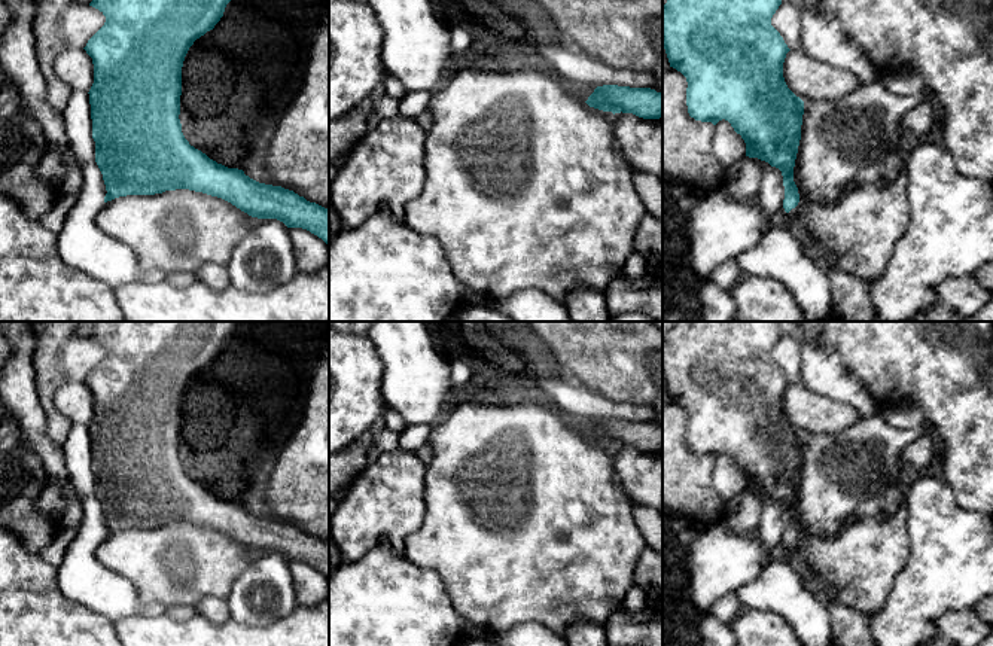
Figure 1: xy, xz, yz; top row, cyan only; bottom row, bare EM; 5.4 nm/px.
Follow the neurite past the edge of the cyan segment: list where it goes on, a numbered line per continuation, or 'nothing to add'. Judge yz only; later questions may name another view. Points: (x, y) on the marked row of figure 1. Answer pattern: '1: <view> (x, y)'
1: yz (813, 249)

